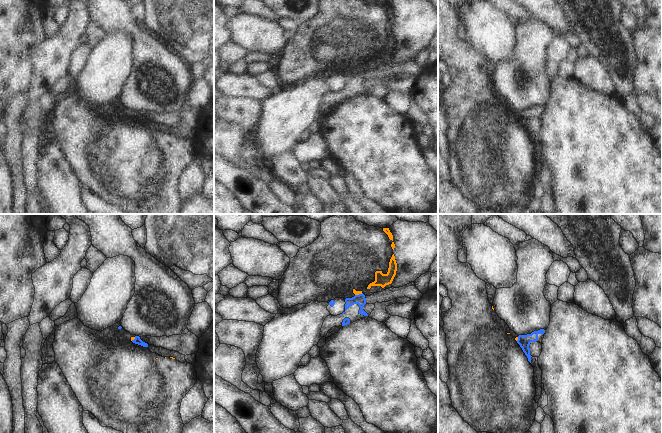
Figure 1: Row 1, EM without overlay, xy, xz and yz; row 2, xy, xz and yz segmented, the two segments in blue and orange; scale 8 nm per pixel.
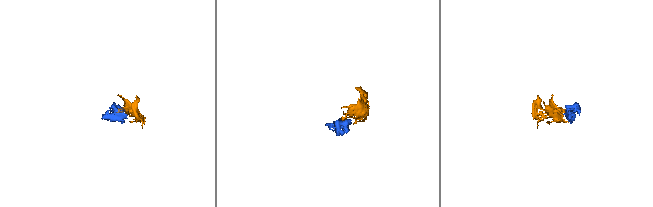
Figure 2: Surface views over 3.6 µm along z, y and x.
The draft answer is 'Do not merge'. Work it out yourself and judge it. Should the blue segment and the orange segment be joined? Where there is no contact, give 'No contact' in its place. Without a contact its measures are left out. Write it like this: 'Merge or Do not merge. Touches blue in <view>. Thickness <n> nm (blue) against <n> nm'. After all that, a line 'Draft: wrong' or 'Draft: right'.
Do not merge. Touches blue in xz. Thickness 90 nm (blue) against 40 nm.
Draft: right

